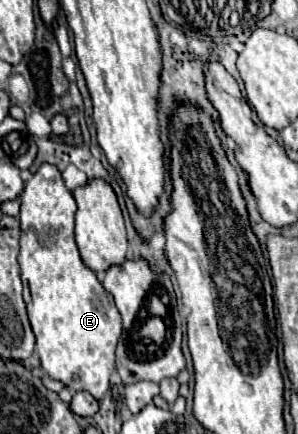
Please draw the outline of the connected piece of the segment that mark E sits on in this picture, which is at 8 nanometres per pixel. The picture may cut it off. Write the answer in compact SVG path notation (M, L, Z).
M41 164L41 168L33 174L33 178L25 184L25 190L21 192L19 266L21 266L21 280L30 290L28 298L31 303L26 303L26 307L37 340L35 348L41 358L41 368L49 378L63 382L71 390L85 390L95 400L101 400L111 386L109 378L115 370L115 346L121 336L121 316L115 308L113 296L105 292L95 272L91 272L79 256L73 238L75 210L77 210L75 198L65 188L61 172L53 164Z

